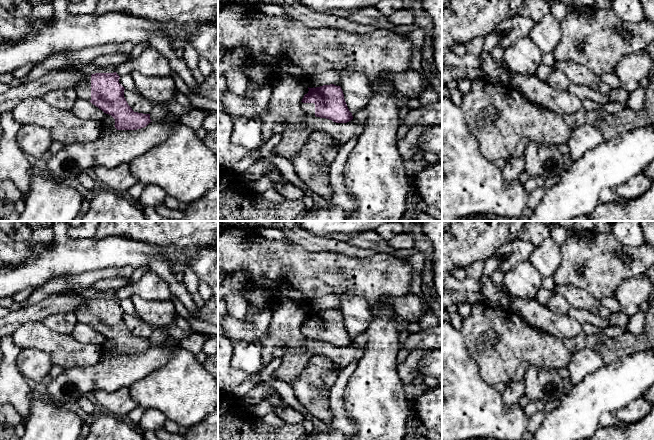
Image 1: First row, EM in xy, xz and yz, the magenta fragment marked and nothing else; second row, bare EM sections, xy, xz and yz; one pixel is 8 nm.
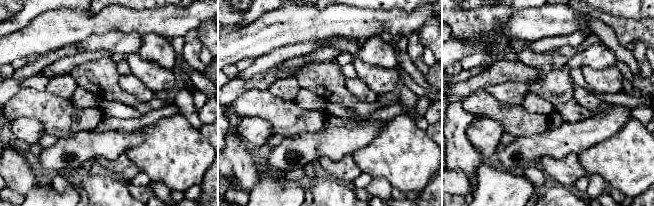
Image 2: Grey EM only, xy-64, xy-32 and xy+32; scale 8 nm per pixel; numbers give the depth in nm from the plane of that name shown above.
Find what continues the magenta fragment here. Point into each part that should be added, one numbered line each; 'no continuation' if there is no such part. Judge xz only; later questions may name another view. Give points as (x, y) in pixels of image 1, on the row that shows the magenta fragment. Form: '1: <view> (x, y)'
1: xz (308, 108)

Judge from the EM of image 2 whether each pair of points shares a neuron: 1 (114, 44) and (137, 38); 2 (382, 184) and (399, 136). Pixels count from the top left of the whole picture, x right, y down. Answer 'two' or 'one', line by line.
1: one
2: two

